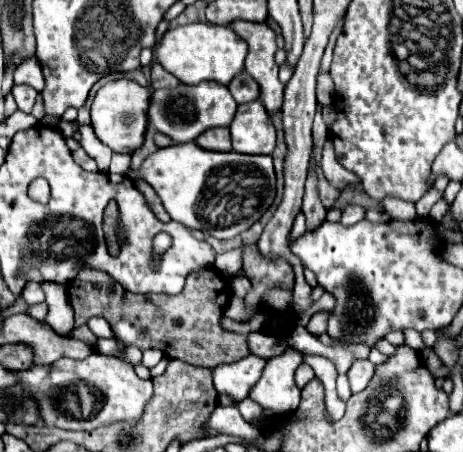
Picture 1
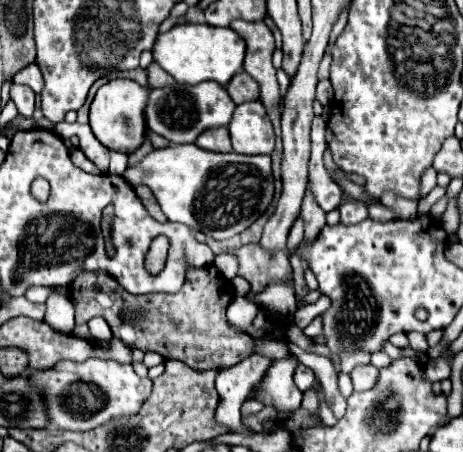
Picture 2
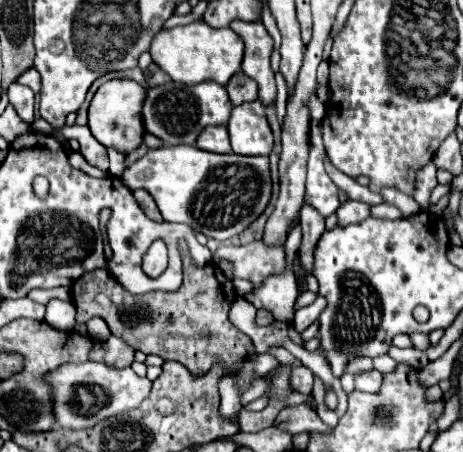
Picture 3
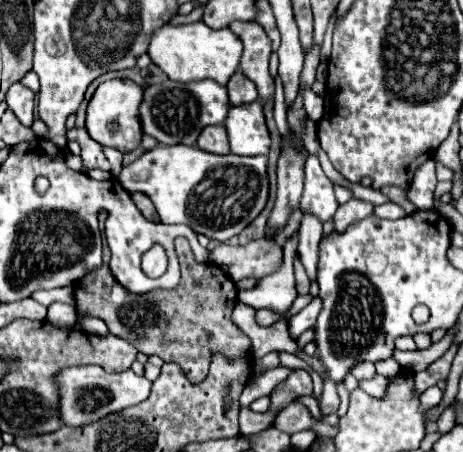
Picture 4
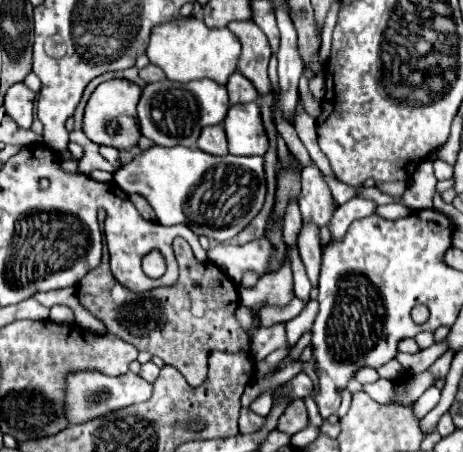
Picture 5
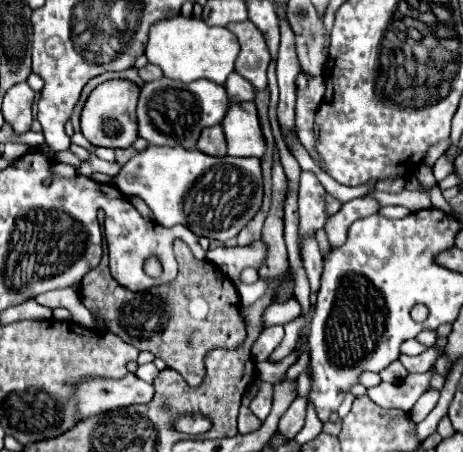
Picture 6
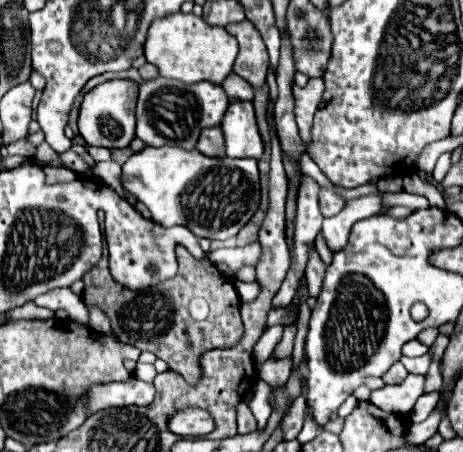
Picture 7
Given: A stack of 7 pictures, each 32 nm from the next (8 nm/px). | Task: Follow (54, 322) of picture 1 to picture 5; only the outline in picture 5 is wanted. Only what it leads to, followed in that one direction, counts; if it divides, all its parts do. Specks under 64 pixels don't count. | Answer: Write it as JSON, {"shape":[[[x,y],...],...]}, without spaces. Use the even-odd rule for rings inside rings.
{"shape":[[[52,306],[50,308],[50,320],[58,322],[58,324],[72,324],[74,322],[74,314],[68,306]]]}

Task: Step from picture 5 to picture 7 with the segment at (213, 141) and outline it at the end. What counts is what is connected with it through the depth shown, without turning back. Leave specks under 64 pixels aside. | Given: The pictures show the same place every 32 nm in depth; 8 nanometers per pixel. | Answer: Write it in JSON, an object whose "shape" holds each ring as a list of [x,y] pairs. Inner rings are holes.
{"shape":[[[220,126],[204,128],[204,132],[200,134],[200,140],[198,140],[198,146],[196,148],[202,154],[206,154],[206,156],[222,158],[224,156],[224,134],[222,134]]]}

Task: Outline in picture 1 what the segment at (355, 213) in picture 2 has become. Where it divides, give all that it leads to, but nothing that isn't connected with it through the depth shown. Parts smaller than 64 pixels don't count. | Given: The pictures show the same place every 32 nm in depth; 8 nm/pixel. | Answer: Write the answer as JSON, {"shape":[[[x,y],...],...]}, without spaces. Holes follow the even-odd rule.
{"shape":[[[348,204],[348,206],[342,208],[342,218],[340,218],[340,222],[342,222],[344,226],[352,226],[352,224],[360,222],[364,216],[366,216],[366,210],[364,210],[362,206]]]}

